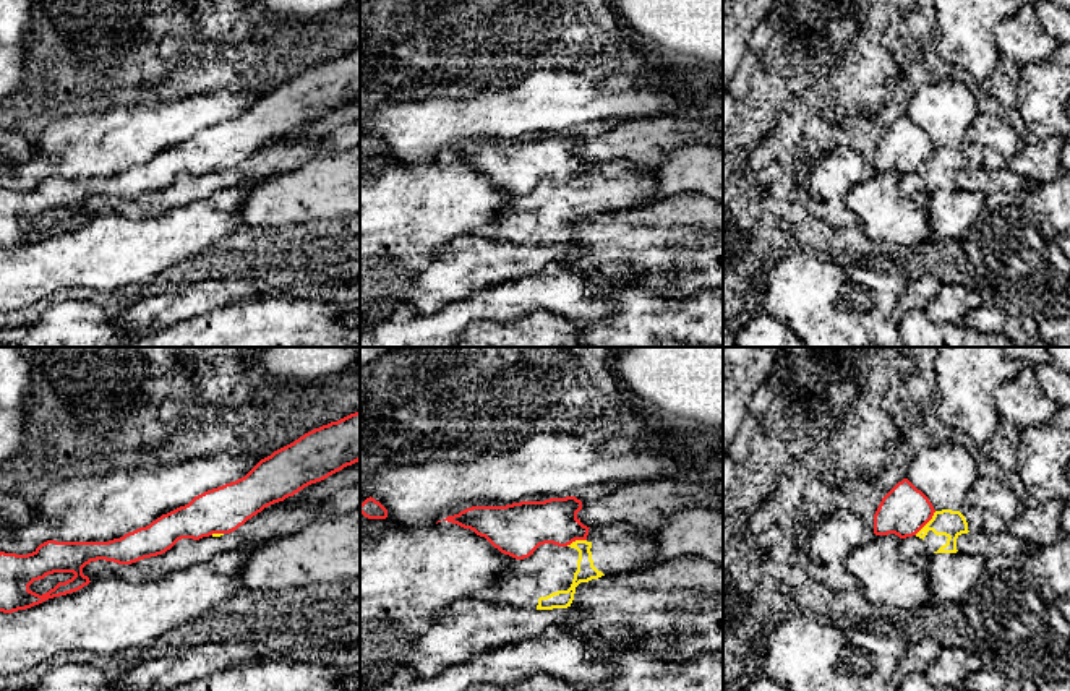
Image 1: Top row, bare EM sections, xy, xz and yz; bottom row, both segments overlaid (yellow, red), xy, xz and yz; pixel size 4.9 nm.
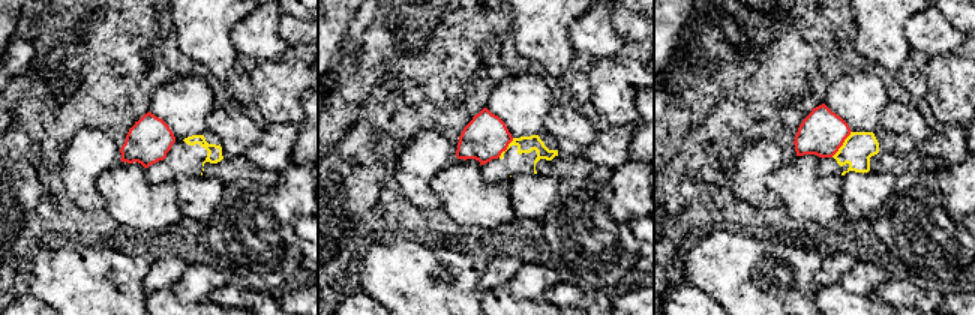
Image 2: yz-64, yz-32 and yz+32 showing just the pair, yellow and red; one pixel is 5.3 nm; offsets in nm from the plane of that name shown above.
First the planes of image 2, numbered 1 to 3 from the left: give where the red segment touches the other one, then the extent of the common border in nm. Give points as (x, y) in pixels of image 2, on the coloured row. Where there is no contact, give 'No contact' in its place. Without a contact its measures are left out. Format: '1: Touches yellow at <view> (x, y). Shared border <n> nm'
1: No contact
2: Touches yellow at yz-32 (507, 147). Shared border 130 nm
3: Touches yellow at yz+32 (843, 144). Shared border 180 nm

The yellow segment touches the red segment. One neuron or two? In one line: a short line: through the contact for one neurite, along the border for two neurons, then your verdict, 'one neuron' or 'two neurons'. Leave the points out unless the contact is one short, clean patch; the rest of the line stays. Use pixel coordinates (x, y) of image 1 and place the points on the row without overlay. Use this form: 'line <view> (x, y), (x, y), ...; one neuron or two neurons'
line yz (936, 148), (915, 171); two neurons

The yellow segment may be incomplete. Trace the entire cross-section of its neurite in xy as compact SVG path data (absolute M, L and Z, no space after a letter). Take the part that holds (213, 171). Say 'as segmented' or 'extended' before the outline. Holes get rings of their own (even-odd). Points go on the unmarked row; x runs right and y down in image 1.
extended; M279 138L264 144L230 170L212 170L199 177L182 175L165 190L131 201L105 196L91 198L83 204L83 211L89 217L104 212L118 212L131 219L154 217L243 182L261 182L272 175L290 174L324 151L326 144L321 141L285 141Z

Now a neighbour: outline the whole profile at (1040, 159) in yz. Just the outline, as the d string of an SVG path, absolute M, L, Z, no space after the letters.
M1064 136L1028 139L1023 149L1007 162L1007 167L1025 180L1049 182L1062 174L1062 148Z

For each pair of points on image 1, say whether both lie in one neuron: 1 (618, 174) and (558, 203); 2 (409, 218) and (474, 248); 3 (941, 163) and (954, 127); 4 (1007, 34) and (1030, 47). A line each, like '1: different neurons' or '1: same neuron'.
1: same neuron
2: different neurons
3: different neurons
4: same neuron

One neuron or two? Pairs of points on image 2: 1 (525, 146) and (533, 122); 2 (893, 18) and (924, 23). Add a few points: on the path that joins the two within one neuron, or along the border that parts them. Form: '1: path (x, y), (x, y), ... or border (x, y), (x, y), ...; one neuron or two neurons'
1: border (543, 128), (537, 134), (513, 138); two neurons
2: border (914, 15), (905, 26), (905, 35), (912, 48); two neurons

